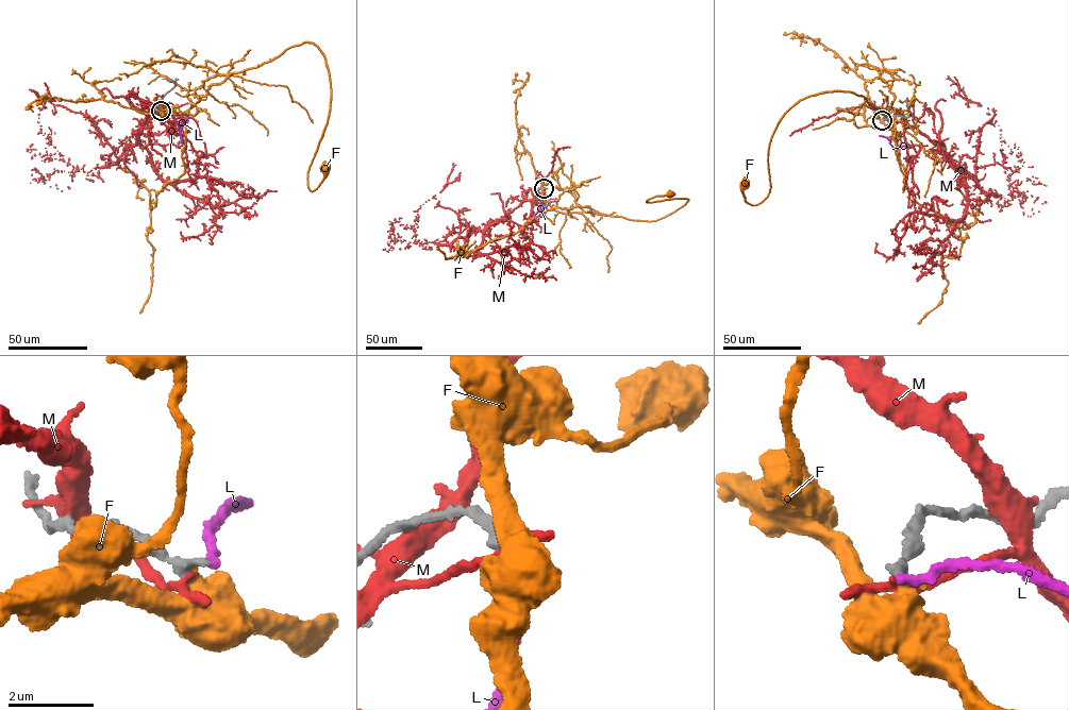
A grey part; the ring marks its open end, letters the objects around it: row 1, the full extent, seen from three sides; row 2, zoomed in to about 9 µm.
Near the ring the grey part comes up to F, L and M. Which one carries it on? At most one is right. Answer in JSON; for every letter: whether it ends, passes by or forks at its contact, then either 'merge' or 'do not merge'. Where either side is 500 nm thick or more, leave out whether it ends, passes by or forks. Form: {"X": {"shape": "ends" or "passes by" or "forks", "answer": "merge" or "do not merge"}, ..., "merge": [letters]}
{"F": {"answer": "do not merge"}, "L": {"shape": "ends", "answer": "do not merge"}, "M": {"shape": "passes by", "answer": "do not merge"}, "merge": []}

